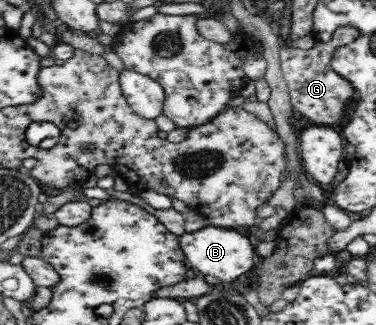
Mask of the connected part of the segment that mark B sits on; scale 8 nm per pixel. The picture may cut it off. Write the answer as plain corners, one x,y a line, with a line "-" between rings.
207,226
197,229
193,233
183,233
178,236
179,247
183,250
184,256
191,263
192,269
196,269
203,276
211,275
221,280
221,283
228,284
240,275
246,275
255,265
256,247
251,240
235,228
221,228
219,226

